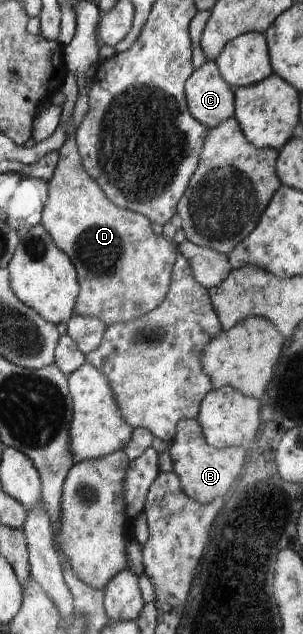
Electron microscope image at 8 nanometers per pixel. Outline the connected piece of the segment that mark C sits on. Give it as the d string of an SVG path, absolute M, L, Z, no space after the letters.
M208 62L192 72L185 83L186 102L189 113L208 129L216 127L221 121L235 117L234 89L224 81L216 62Z

